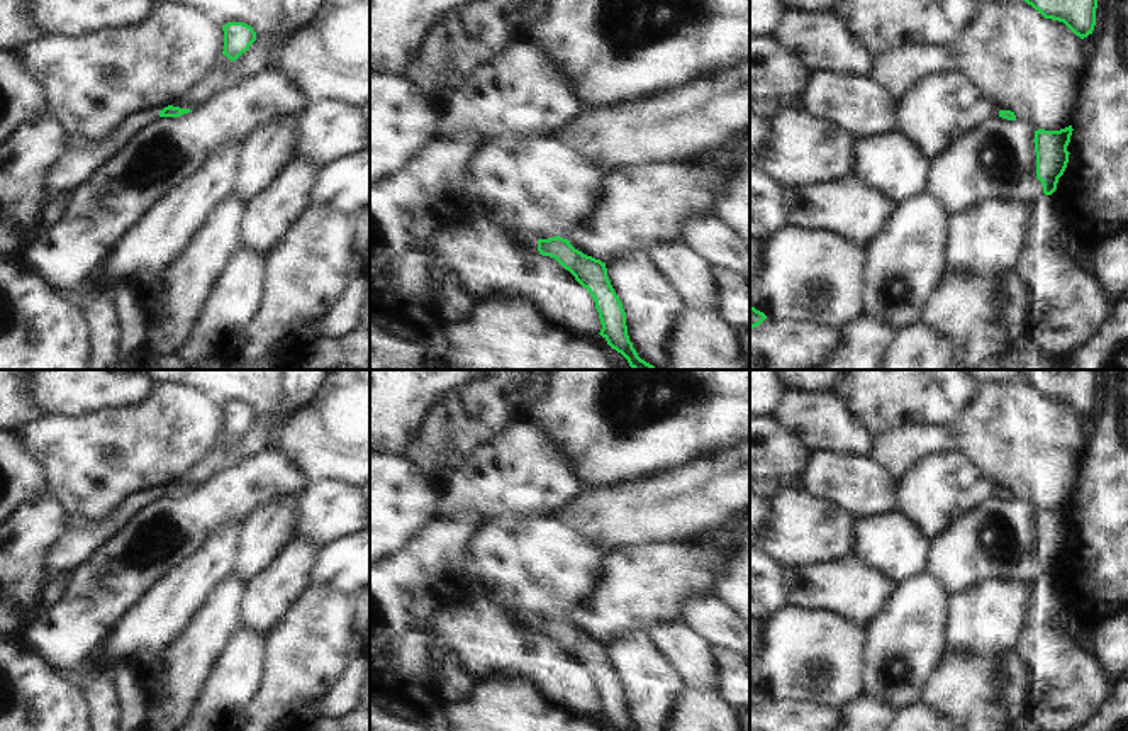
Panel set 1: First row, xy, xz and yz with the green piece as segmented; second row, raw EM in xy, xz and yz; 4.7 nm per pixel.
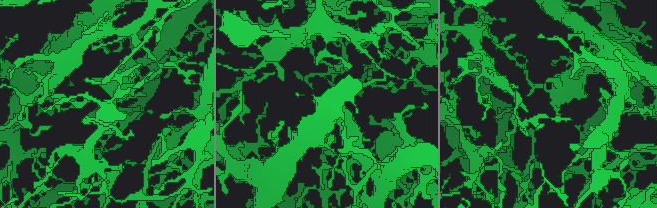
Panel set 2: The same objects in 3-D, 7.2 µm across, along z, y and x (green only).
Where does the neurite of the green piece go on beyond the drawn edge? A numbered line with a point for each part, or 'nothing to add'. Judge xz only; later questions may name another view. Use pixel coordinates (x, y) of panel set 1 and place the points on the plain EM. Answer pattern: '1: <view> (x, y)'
1: xz (530, 621).

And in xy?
1: xy (78, 538).

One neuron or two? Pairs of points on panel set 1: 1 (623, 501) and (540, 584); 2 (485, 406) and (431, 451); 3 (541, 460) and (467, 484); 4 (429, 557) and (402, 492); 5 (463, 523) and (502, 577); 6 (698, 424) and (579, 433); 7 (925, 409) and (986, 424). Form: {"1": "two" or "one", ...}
{"1": "two", "2": "one", "3": "one", "4": "two", "5": "two", "6": "one", "7": "two"}

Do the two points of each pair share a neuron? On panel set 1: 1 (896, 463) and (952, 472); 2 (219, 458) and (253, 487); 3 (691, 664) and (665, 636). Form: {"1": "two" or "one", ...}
{"1": "two", "2": "two", "3": "one"}

